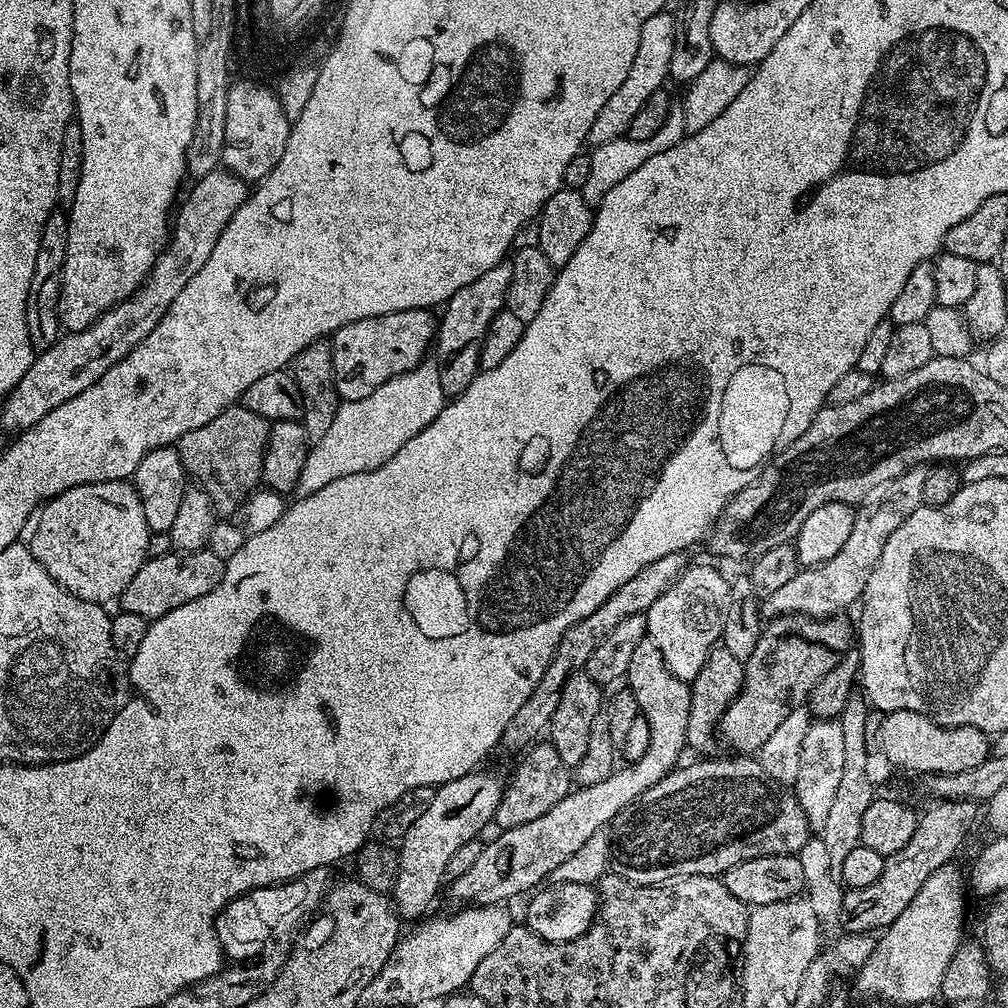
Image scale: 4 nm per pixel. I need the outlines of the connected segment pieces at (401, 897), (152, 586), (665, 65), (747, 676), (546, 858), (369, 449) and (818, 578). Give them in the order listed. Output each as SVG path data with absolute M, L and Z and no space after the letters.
M484 771L468 772L462 778L439 785L432 792L432 800L422 816L399 841L400 869L396 875L394 907L405 921L419 921L425 915L423 912L431 906L440 883L448 876L448 863L454 850L477 839L481 835L479 832L495 821L506 784L494 773Z
M208 547L197 552L167 551L161 556L153 555L145 560L138 574L130 578L130 586L126 586L118 598L123 611L138 614L149 622L160 620L170 614L170 610L178 610L178 606L186 606L186 602L194 602L210 594L210 590L222 582L226 561L218 558L218 554L211 552Z
M662 11L646 18L642 25L642 34L638 38L638 54L634 54L634 62L630 66L630 74L622 81L622 86L610 94L606 106L598 110L598 118L594 118L594 126L590 126L590 134L587 138L589 145L605 144L611 140L621 139L627 133L634 114L646 103L650 94L661 91L665 87L664 80L669 79L670 54L674 54L674 38L678 20L671 11Z
M768 632L761 633L758 646L745 660L743 686L718 725L721 739L724 738L735 753L757 753L779 723L807 701L814 685L837 662L836 654L822 654L823 647L819 643L804 640L796 634L792 636L778 638Z
M646 638L638 642L630 658L626 688L634 694L640 714L650 726L650 746L646 754L624 766L628 768L612 771L604 780L569 791L568 796L562 798L558 806L550 806L542 818L534 818L534 822L526 822L526 826L505 828L497 840L487 841L474 866L451 881L452 896L461 900L461 905L500 906L508 902L504 900L512 900L523 892L531 893L537 886L543 885L552 872L558 870L558 866L562 866L574 850L578 850L578 846L583 846L593 834L605 831L622 809L646 794L650 786L662 782L662 778L666 778L681 763L680 755L688 744L686 722L690 718L692 693L689 681L674 678L662 658L662 650Z
M432 358L424 359L406 374L390 378L390 382L382 382L382 386L366 394L366 398L341 402L334 414L334 422L330 422L330 430L309 447L295 495L309 496L338 478L346 478L346 474L362 474L382 467L406 446L406 442L410 442L410 438L438 418L445 403L440 366Z
M917 466L906 470L898 478L886 482L883 488L877 488L874 495L863 501L856 508L854 530L850 530L850 538L846 538L846 546L834 554L825 564L815 564L813 568L804 568L796 573L786 586L774 590L774 594L763 597L762 612L768 616L788 616L791 612L801 612L804 618L831 618L843 613L852 603L863 597L864 587L878 566L878 558L882 558L882 546L890 539L890 534L914 514L916 508L924 504L922 486L926 482L928 468Z

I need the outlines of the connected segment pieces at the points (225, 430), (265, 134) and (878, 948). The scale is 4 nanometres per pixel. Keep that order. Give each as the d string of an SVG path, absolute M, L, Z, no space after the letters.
M233 406L222 410L218 418L210 418L206 426L198 426L198 430L190 430L178 441L178 451L182 458L182 466L189 477L192 476L197 485L210 494L212 504L216 507L217 513L232 514L240 508L240 503L247 501L252 493L261 487L264 475L264 451L268 445L268 429L270 422L254 410L243 406Z
M237 79L228 90L226 98L226 142L222 150L222 164L228 172L247 182L259 182L267 178L270 170L278 166L282 150L292 129L290 121L280 105L275 91L252 80Z
M949 862L934 870L934 872L930 874L930 878L926 878L926 882L922 882L922 888L918 890L918 894L914 894L910 906L906 910L902 910L902 914L898 914L898 918L894 918L894 922L889 928L885 928L879 933L874 950L870 954L870 958L855 973L856 988L858 991L865 992L868 996L877 996L880 1000L889 1000L892 1004L924 1004L927 1000L937 999L937 997L940 996L942 974L946 974L946 966L950 966L950 958L954 958L954 950L962 943L960 927L964 924L964 888L966 892L966 880L965 877L964 880L960 877L960 872L954 865L955 863Z

